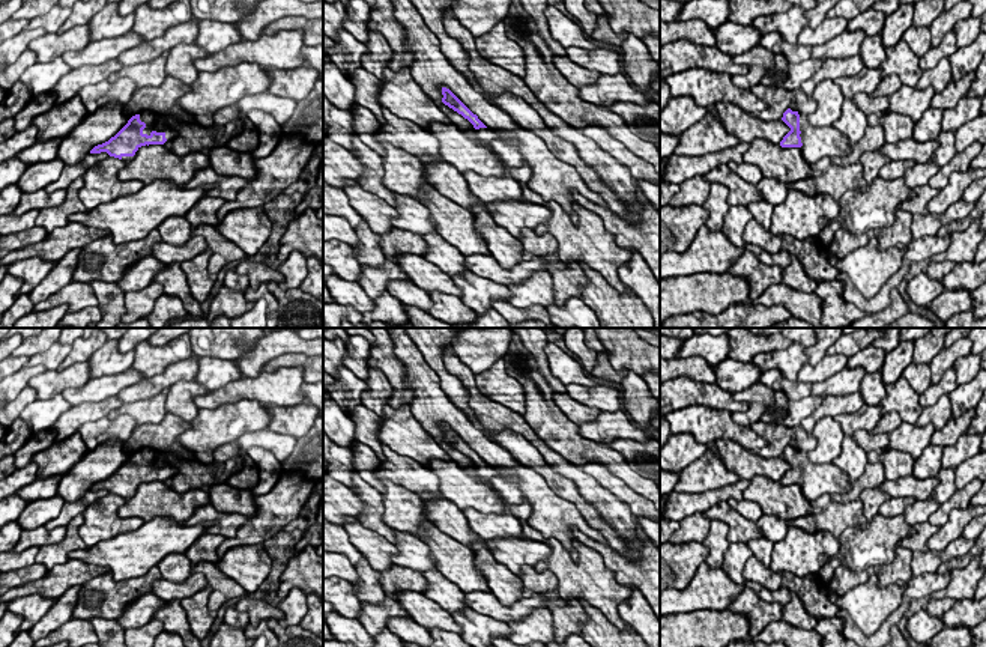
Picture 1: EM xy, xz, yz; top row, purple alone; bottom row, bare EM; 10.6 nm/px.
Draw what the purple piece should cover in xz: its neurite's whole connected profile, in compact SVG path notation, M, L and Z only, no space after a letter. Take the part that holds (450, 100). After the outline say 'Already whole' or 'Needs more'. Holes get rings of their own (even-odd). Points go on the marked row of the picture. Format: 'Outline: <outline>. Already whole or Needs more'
Outline: M442 87L442 102L461 114L464 119L467 119L473 128L476 129L476 138L481 140L484 144L488 146L488 143L495 138L498 138L498 134L495 129L488 129L476 114L473 114L449 89Z. Needs more

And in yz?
Outline: M788 108L782 120L791 131L780 141L782 147L800 147L807 164L815 164L821 158L834 158L849 155L849 140L833 125L812 126L807 114L800 114Z. Needs more

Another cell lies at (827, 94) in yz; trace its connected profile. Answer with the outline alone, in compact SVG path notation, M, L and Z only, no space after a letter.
M821 80L812 98L818 104L816 111L807 116L812 126L831 126L840 119L845 96L833 80Z

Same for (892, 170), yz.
M903 159L903 161L890 161L879 170L879 178L885 181L899 179L905 175L906 169L911 169L915 166L915 161L912 159Z

